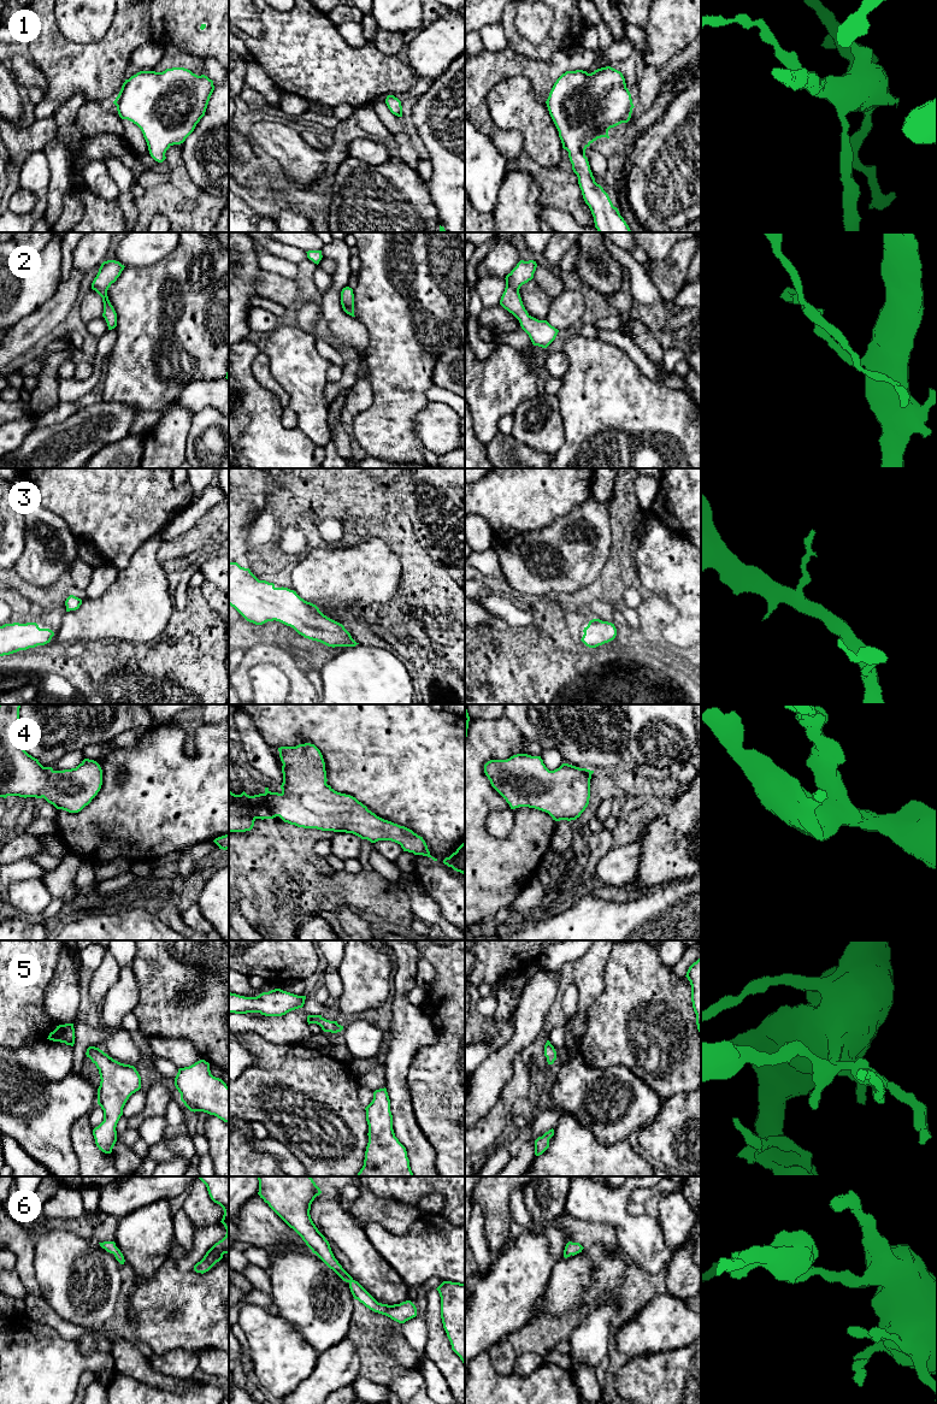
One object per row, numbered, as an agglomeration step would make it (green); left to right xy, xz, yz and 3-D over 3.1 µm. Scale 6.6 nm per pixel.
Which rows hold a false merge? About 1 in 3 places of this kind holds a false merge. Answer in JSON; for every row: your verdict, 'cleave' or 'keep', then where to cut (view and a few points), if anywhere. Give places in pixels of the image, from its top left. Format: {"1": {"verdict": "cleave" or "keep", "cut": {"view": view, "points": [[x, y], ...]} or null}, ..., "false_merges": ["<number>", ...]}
{"1": {"verdict": "keep", "cut": null}, "2": {"verdict": "keep", "cut": null}, "3": {"verdict": "keep", "cut": null}, "4": {"verdict": "keep", "cut": null}, "5": {"verdict": "keep", "cut": null}, "6": {"verdict": "keep", "cut": null}, "false_merges": []}

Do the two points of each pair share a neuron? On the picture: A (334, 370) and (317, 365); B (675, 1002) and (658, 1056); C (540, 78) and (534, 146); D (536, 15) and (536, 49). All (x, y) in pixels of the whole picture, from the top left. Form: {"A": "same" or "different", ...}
{"A": "different", "B": "same", "C": "different", "D": "different"}

